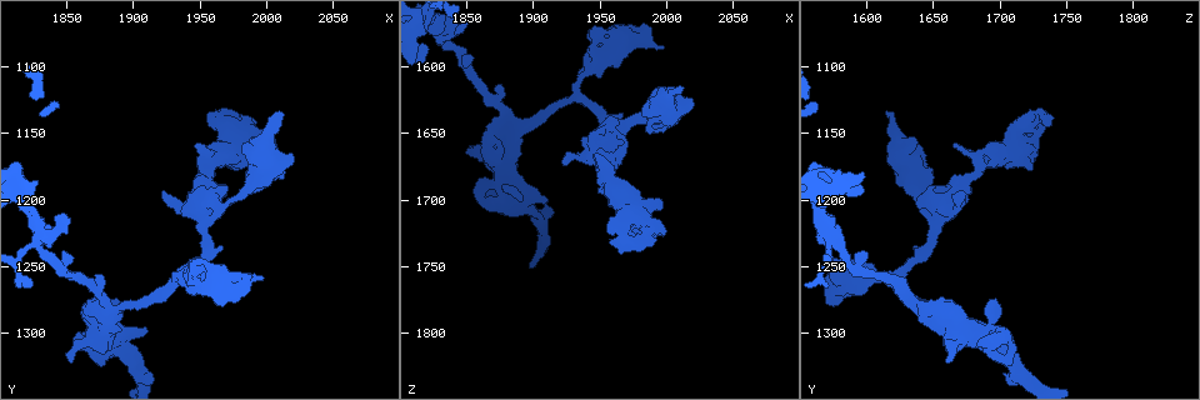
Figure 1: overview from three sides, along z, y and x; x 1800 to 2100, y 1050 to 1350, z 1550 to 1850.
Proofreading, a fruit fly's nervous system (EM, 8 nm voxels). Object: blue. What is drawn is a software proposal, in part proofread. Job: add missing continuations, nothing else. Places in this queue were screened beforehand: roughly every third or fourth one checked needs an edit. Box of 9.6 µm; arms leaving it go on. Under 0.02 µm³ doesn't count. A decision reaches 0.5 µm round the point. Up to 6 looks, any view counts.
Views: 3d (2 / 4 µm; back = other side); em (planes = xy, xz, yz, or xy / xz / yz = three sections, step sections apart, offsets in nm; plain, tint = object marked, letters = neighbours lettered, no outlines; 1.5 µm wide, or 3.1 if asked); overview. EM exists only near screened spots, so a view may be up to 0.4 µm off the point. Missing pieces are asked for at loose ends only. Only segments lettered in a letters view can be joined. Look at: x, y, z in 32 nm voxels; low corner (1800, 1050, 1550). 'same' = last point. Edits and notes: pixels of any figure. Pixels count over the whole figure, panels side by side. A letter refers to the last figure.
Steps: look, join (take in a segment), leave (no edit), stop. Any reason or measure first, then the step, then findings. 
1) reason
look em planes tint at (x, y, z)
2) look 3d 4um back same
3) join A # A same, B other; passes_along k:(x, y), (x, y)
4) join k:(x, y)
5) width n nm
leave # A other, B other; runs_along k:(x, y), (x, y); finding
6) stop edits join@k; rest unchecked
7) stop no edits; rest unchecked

an open end
look em yz step 4 letters at (2008, 1134, 1616)

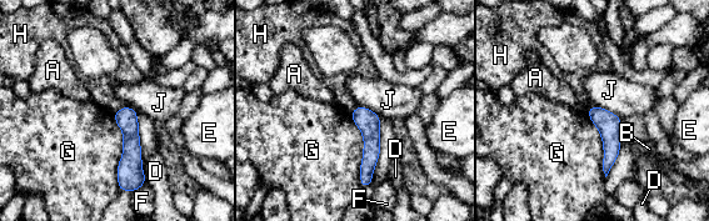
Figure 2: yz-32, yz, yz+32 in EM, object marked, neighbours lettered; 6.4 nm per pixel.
leave # A other, B other, D other, E other, F other, G other, H other, J other; runs_along 2:(128, 110), (130, 172), (121, 185); no lettered segment goes on from it

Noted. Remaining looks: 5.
an open end
look em xy step 4 tint at (1950, 1158, 1664)

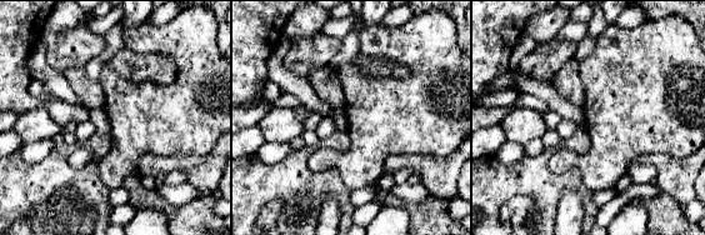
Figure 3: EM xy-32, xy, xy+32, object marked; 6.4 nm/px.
look em planes letters same

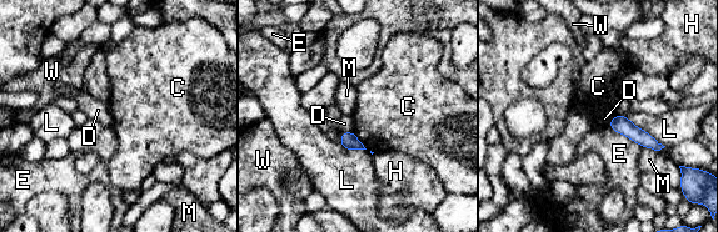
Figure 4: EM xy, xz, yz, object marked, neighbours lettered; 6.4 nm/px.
width 110 nm
leave # C other, D other, E other, H other, L other, M other, W other; runs_along 4:(613, 122), (623, 125), (658, 146); none of them fits

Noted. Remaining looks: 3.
free end
look 3d 2um at (1822, 1190, 1588)

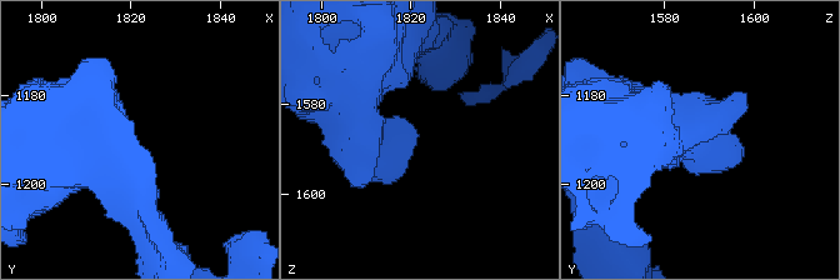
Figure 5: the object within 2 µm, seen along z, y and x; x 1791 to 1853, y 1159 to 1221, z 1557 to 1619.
look em planes letters same

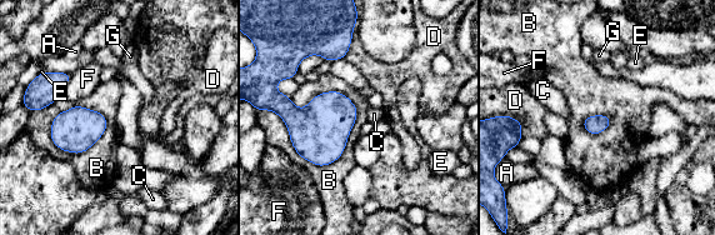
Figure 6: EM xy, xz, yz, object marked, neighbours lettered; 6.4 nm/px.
leave # A other, B other, C other, D other, E other, F other, G other; border 6:(273, 111), (316, 165), (358, 116); no lettered segment goes on from it

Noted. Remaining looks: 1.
stop no edits; rest unchecked

